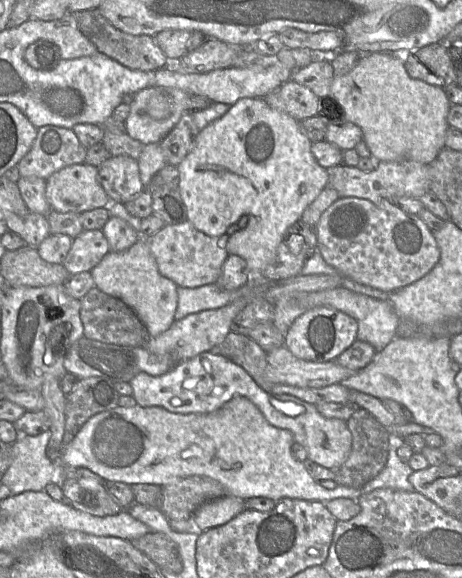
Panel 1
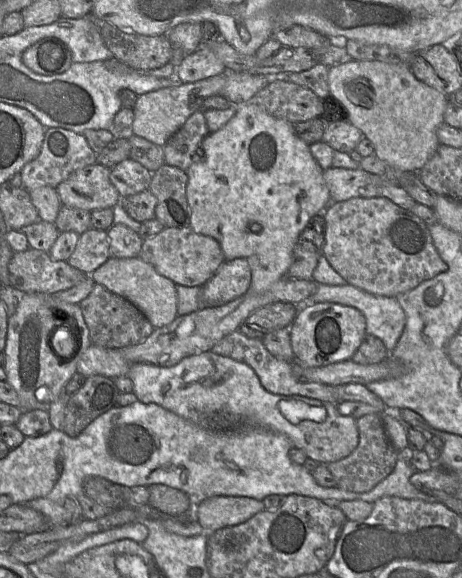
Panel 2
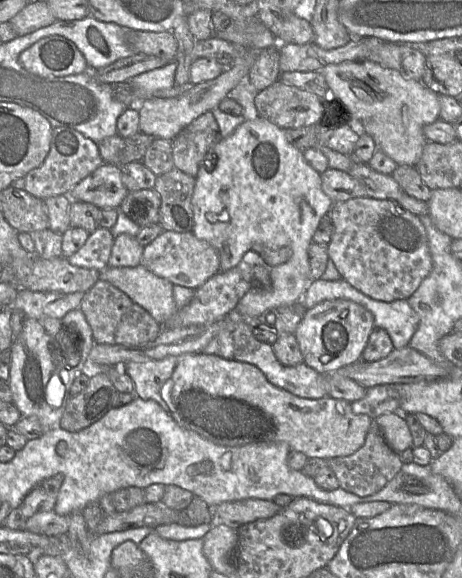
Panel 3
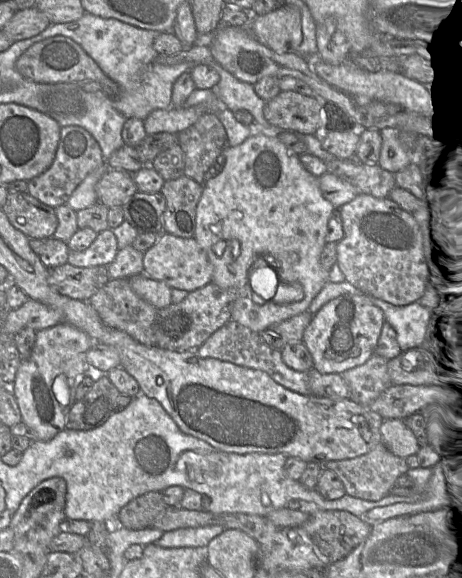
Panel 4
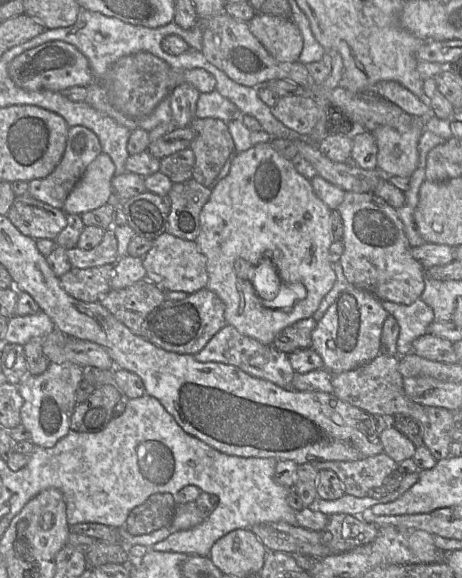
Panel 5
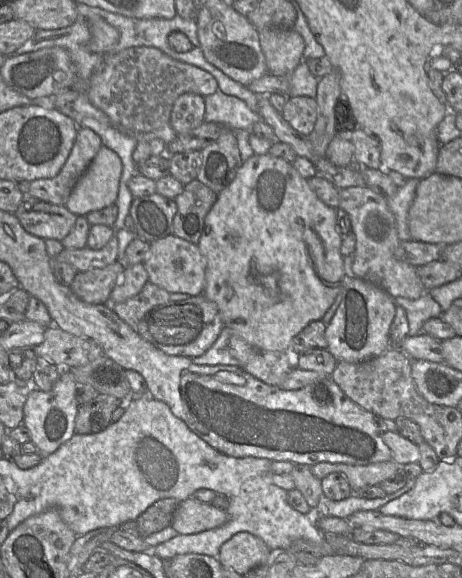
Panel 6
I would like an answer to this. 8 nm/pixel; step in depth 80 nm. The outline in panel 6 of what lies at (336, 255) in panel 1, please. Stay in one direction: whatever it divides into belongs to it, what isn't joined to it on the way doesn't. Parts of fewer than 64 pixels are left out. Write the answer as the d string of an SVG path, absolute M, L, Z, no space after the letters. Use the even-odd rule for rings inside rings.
M366 186L341 189L339 197L338 209L348 214L352 226L351 232L356 237L356 247L351 266L353 276L385 290L393 298L403 297L416 300L425 294L427 290L417 274L417 267L414 267L395 257L395 251L400 245L400 239L398 237L395 216L390 210L386 198L374 193Z

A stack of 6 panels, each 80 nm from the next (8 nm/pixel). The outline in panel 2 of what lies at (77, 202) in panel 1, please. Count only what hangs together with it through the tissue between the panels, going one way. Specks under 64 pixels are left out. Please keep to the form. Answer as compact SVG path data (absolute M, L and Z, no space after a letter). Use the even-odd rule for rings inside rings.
M95 163L74 171L55 190L64 206L88 211L113 208L121 197L109 175L110 168Z

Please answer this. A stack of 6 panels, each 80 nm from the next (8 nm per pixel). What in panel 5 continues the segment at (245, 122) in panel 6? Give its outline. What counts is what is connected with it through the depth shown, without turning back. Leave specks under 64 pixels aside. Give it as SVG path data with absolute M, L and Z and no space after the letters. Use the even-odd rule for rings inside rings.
M216 90L209 93L200 93L196 107L196 118L215 118L224 123L238 119L242 122L244 114L227 98Z

